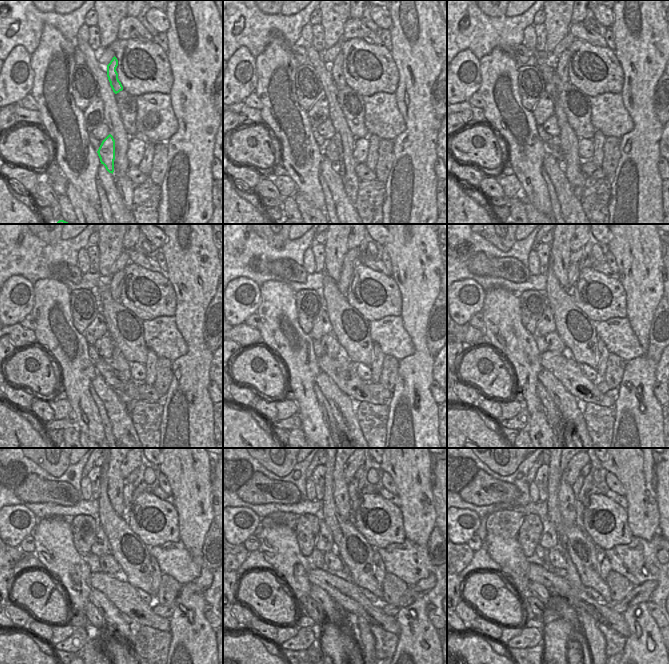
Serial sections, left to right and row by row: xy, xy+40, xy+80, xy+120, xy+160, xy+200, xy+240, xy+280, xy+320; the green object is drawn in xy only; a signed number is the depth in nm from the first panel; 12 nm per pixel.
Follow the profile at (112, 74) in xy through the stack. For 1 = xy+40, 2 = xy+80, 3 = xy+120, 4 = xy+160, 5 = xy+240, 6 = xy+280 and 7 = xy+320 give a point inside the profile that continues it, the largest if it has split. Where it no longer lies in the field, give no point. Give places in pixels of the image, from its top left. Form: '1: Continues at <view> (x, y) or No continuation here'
1: Continues at xy+40 (336, 66)
2: Continues at xy+80 (561, 67)
3: Continues at xy+120 (115, 285)
4: Continues at xy+160 (345, 275)
5: Continues at xy+240 (127, 490)
6: Continues at xy+280 (353, 484)
7: Continues at xy+320 (576, 487).

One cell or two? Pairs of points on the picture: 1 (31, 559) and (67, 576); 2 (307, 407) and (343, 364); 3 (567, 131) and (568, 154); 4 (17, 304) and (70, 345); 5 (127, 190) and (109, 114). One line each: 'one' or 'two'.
1: two
2: two
3: one
4: two
5: one

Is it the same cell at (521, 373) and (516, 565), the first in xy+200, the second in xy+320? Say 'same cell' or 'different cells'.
same cell

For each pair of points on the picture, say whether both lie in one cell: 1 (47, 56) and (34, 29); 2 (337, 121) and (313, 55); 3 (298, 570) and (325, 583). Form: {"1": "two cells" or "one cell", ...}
{"1": "two cells", "2": "one cell", "3": "two cells"}

